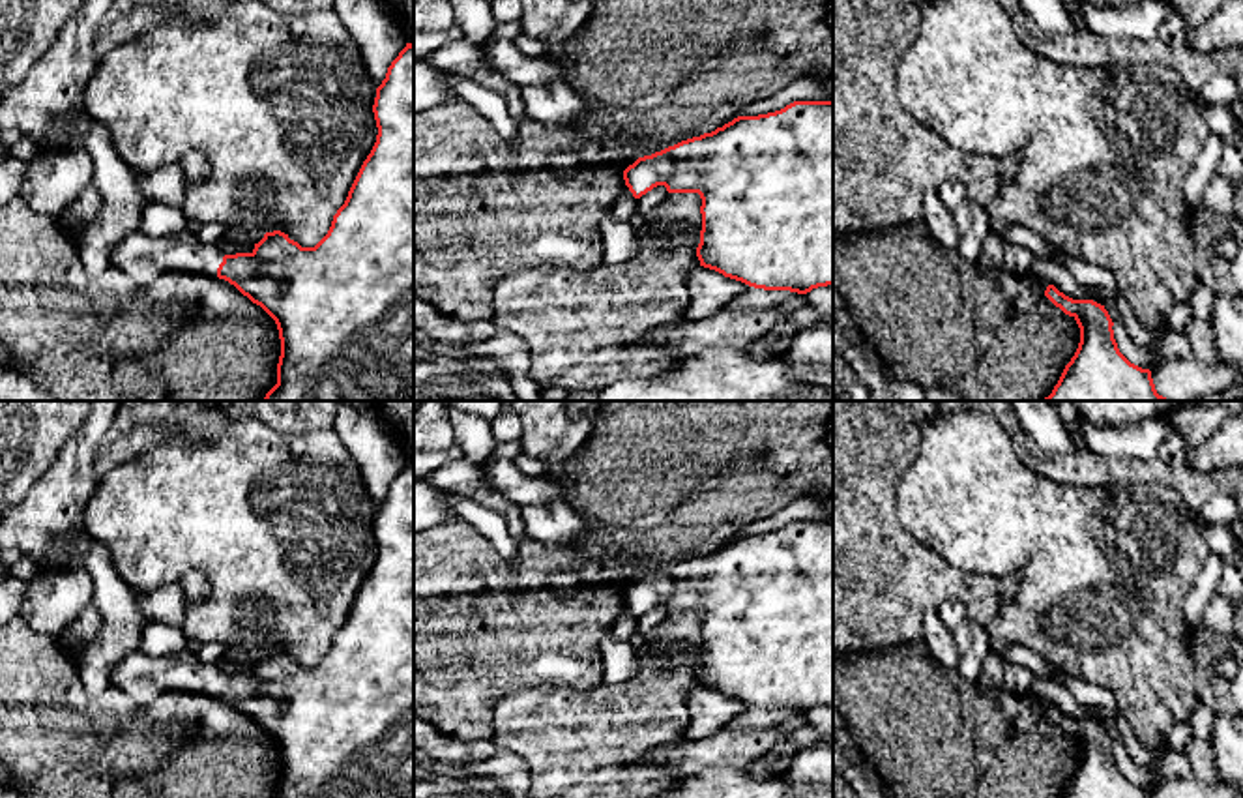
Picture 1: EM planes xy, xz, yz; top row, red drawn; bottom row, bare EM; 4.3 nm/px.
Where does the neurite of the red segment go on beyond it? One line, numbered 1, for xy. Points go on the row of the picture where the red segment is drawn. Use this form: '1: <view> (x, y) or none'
1: xy (143, 257)

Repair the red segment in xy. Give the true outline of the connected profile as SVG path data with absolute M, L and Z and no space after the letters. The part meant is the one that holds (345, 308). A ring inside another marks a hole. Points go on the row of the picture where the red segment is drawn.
M414 45L399 52L388 67L386 79L376 88L373 105L378 135L376 142L363 161L344 204L333 215L328 234L314 247L301 247L281 230L266 232L255 244L251 253L225 255L215 245L202 244L195 232L183 230L174 236L152 238L140 230L133 230L122 238L110 255L110 266L122 270L129 279L146 285L167 270L185 270L195 273L217 275L234 285L253 303L260 305L277 324L281 339L281 356L277 363L277 384L266 393L262 401L414 401Z

